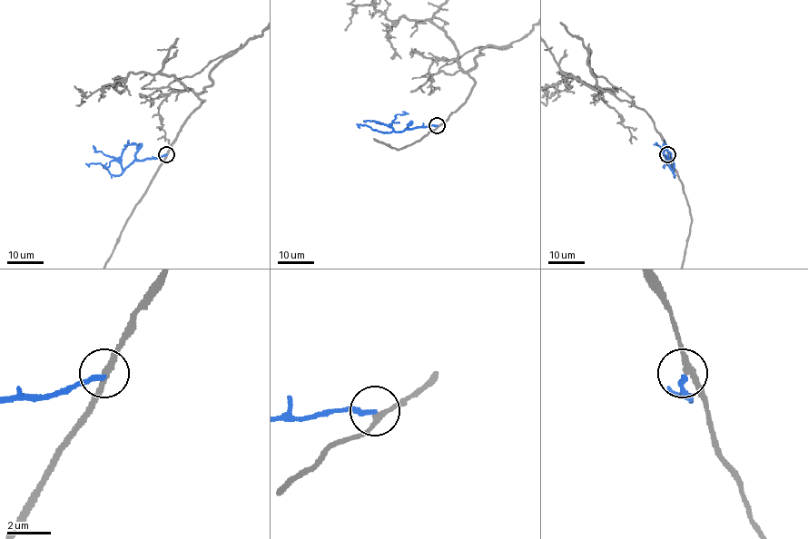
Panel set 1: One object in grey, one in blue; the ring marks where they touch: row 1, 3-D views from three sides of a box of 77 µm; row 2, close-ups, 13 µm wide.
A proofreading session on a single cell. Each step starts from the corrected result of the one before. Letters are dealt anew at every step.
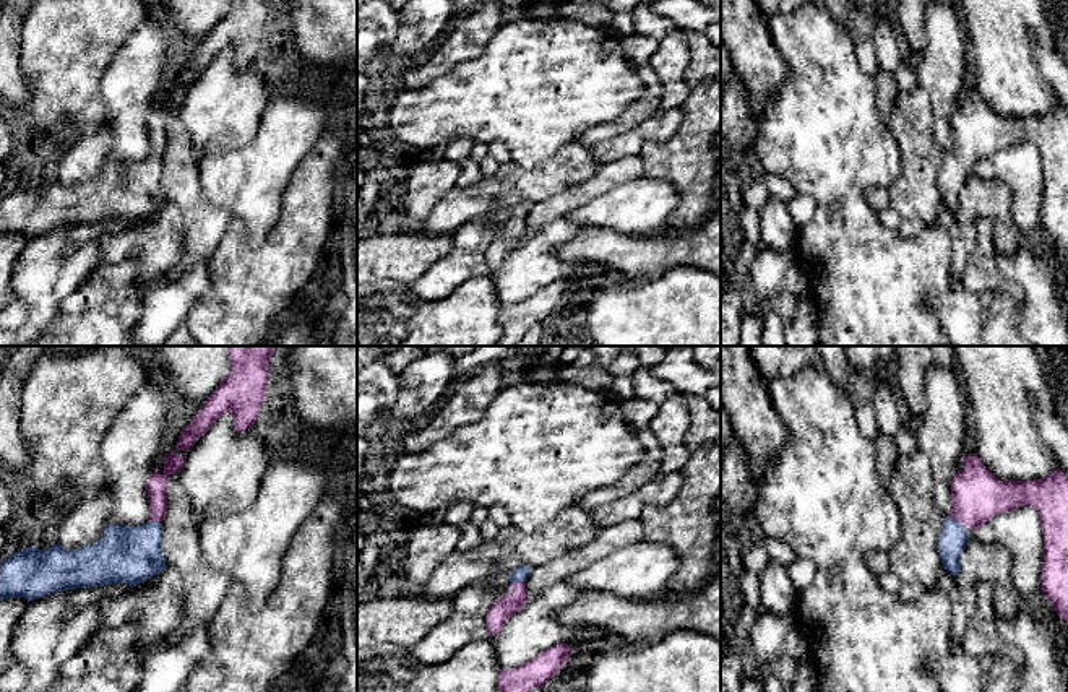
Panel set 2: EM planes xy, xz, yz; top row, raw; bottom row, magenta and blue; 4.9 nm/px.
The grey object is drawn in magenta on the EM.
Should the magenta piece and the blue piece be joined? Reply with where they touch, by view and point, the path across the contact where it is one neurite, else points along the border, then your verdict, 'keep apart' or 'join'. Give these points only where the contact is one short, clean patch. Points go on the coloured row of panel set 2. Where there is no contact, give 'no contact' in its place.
xz (516, 583) | across xz (505, 606), (516, 595), (516, 583), (521, 574) | join

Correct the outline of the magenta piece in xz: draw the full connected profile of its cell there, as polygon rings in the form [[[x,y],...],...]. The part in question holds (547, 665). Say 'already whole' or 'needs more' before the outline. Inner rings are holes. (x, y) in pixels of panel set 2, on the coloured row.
already whole | [[[568,643],[553,645],[526,664],[500,669],[498,687],[502,692],[531,692],[558,676],[573,648]]]

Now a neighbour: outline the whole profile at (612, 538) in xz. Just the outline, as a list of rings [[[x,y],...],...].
[[[628,520],[620,525],[607,526],[586,544],[544,565],[534,567],[526,580],[529,598],[537,596],[545,588],[565,582],[568,577],[581,572],[588,565],[607,557],[614,551],[643,541],[644,530],[638,520]]]

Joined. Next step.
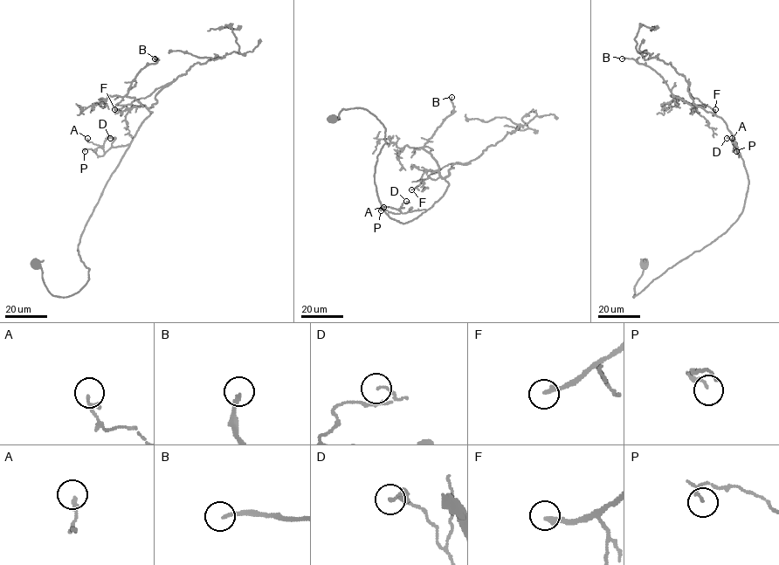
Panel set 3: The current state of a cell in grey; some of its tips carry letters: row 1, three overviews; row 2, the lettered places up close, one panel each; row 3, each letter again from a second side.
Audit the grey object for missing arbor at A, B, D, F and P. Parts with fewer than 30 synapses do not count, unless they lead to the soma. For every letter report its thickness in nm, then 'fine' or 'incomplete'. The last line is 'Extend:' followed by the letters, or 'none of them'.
A: 140 nm | fine
B: 160 nm | incomplete
D: 100 nm | fine
F: 240 nm | incomplete
P: 90 nm | fine
Extend: B, F

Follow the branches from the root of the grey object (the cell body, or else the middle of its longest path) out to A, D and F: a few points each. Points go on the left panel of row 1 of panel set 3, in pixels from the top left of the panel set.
A: (37, 264), (54, 295), (72, 295), (88, 279), (78, 244), (129, 144), (105, 153), (87, 138)
D: (37, 264), (54, 295), (72, 295), (88, 279), (78, 244), (129, 145), (105, 153), (103, 143), (110, 138)
F: (37, 264), (54, 295), (72, 295), (88, 279), (78, 251), (80, 235), (152, 112), (131, 104), (114, 109)

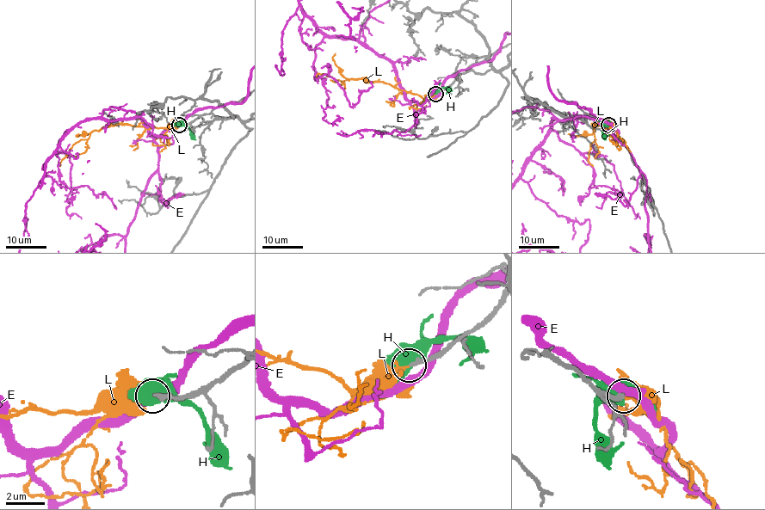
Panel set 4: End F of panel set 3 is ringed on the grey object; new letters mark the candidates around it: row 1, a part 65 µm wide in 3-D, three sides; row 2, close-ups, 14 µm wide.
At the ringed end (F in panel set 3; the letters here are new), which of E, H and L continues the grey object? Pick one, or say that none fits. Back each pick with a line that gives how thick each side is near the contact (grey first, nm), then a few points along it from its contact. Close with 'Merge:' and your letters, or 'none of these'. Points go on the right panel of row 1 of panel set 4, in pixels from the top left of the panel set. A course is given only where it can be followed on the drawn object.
L: Thickness 240 nm (grey) against 240 nm. Its course: (608, 124), (613, 127), (606, 129), (596, 124), (593, 126), (596, 138), (590, 146), (588, 160), (593, 166)
Merge: L

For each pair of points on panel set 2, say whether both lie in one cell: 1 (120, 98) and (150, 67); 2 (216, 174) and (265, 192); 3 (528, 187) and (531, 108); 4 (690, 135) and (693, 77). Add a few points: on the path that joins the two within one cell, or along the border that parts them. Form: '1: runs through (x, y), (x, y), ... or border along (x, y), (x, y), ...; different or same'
1: runs through (129, 90), (142, 75); same
2: runs through (228, 176), (247, 181), (254, 187); same
3: border along (560, 148), (529, 168), (512, 163); different
4: border along (703, 80), (692, 88); different

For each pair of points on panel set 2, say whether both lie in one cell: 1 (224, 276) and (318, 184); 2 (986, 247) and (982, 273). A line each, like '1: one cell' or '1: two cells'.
1: one cell
2: one cell

